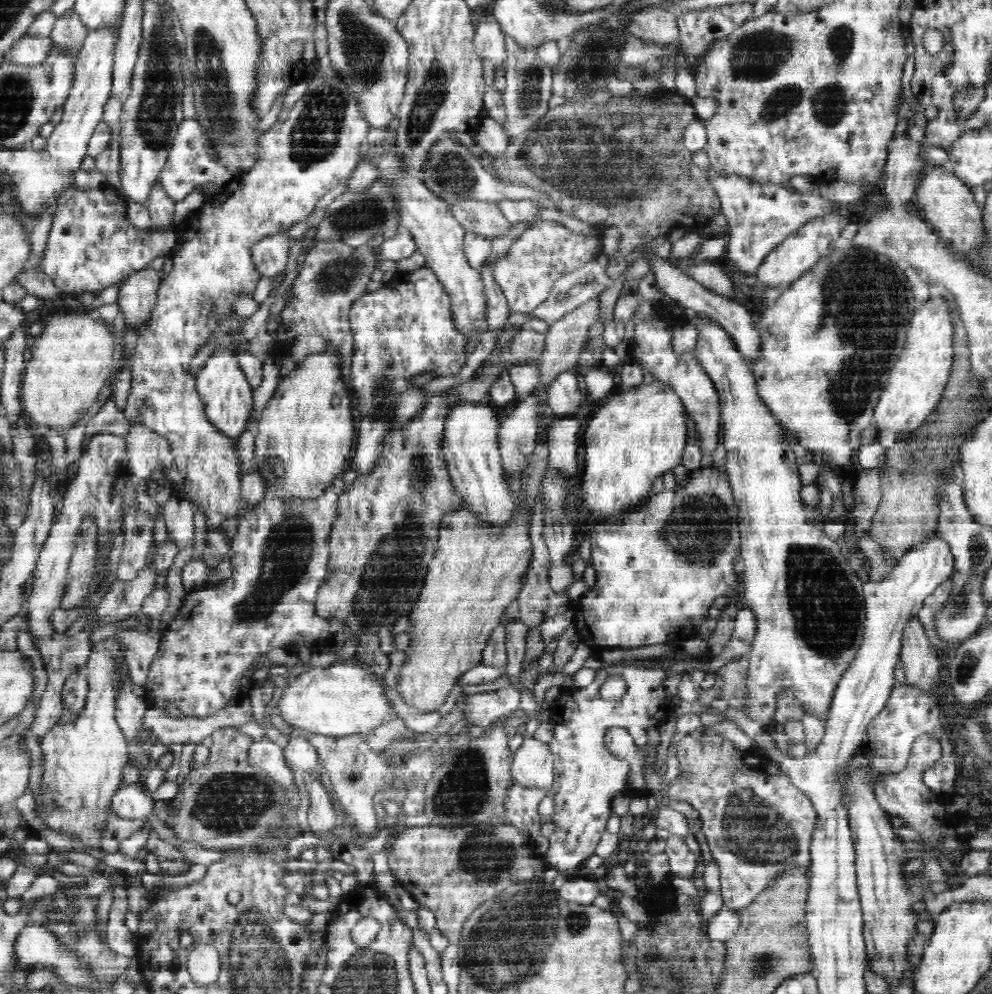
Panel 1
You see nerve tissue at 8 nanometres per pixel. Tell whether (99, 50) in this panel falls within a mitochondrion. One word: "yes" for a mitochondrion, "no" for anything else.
no

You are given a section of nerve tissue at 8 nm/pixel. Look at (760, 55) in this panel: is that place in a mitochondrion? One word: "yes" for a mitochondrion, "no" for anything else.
yes

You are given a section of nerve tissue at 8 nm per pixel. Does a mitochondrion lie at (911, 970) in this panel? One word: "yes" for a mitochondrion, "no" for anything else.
no

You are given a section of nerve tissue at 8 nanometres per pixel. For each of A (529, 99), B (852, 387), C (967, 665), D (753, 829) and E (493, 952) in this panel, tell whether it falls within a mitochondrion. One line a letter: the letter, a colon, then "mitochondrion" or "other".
A: mitochondrion
B: mitochondrion
C: mitochondrion
D: mitochondrion
E: mitochondrion

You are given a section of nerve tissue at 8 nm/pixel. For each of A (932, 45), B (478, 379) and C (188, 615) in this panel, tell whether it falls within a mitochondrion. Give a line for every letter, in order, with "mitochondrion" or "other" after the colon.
A: other
B: other
C: other

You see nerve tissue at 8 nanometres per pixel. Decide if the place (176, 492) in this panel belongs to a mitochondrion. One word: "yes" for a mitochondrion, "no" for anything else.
no

